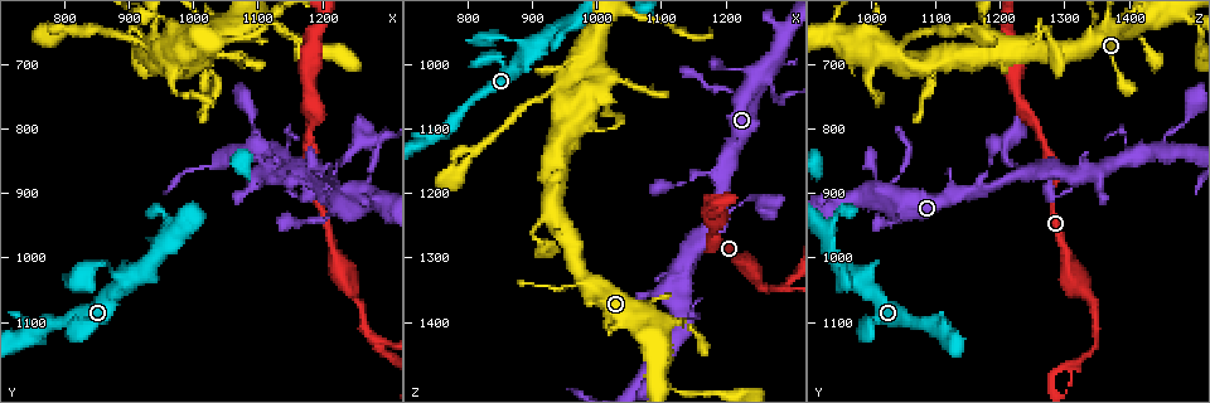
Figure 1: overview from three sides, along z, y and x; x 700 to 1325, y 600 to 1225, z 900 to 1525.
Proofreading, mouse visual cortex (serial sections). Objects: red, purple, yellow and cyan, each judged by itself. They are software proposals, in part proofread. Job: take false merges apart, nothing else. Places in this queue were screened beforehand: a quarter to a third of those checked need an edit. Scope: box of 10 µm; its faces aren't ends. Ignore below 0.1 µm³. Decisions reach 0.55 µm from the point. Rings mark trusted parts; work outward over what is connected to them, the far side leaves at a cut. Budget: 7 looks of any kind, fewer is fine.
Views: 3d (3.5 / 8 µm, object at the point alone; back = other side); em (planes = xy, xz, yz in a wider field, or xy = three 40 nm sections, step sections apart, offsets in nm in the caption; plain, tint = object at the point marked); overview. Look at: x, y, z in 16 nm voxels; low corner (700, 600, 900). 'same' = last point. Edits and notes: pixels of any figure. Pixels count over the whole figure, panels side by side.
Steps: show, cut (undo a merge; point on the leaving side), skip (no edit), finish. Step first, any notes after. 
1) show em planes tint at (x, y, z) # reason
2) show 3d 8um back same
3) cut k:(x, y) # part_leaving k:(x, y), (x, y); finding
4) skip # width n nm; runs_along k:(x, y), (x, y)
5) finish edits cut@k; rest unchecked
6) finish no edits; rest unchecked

show 3d 3.5um at (850, 1005, 960) # sharp bend

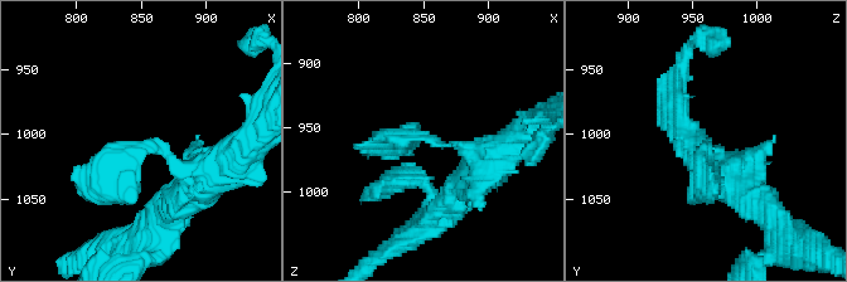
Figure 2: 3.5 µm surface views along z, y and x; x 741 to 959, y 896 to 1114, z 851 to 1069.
show em xy step 3 tint at (854, 1008, 960)

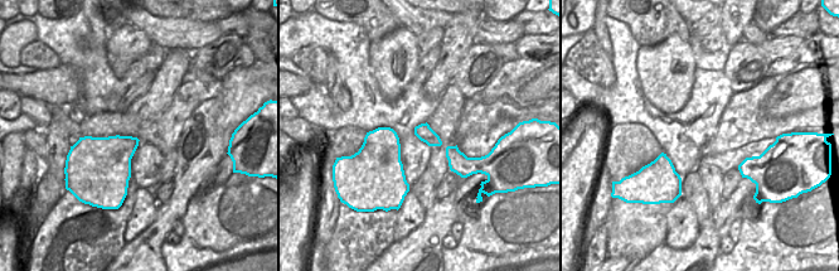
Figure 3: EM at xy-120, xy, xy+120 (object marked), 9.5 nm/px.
skip # runs_along 2:(201, 185), (154, 146), (77, 185); continuous, no second cell

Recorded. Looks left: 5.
show em planes tint at (1260, 905, 1020) # calibre changes

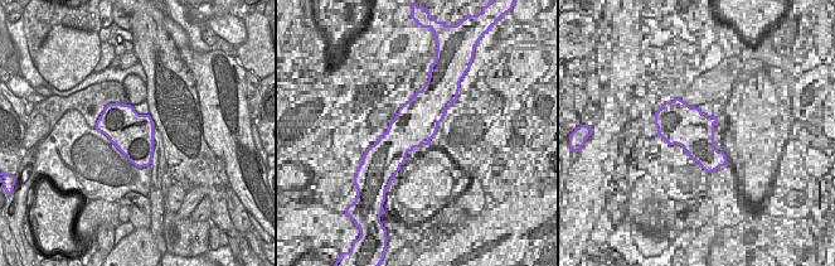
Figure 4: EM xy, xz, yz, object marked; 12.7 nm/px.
show 3d 3.5um same # wider look

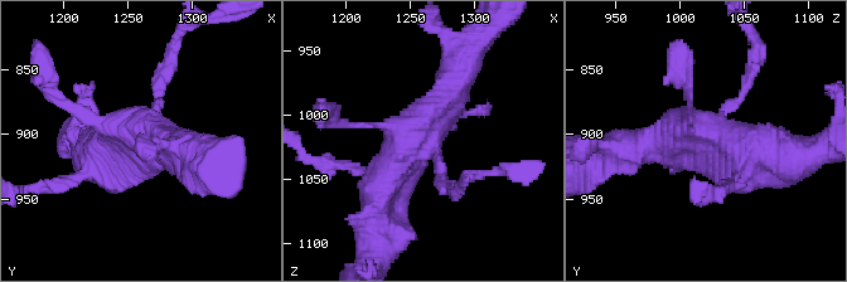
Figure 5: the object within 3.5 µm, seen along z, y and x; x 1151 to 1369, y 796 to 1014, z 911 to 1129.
skip # runs_along 5:(376, 200), (380, 178), (461, 68); all the same cell

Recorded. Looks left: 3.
show 3d 8um back at (1280, 1135, 1345)

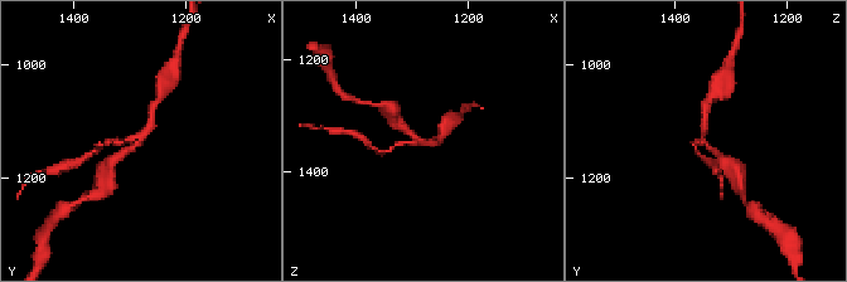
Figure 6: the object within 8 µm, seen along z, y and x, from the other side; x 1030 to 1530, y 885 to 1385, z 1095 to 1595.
show em planes tint same # shape alone is not enough

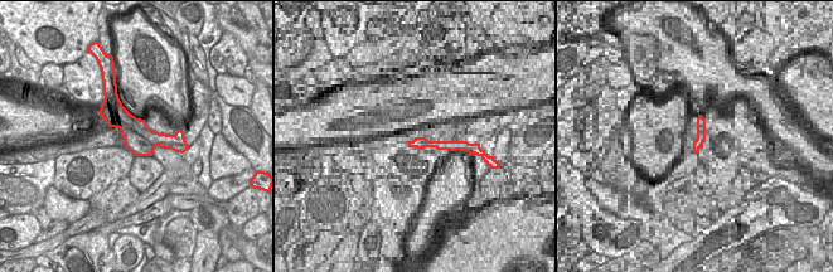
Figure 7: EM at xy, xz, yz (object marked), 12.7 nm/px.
skip # width 380 nm; runs_along 6:(154, 103), (143, 136), (116, 157); one cell here

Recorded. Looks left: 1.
finish no edits; rest unchecked

